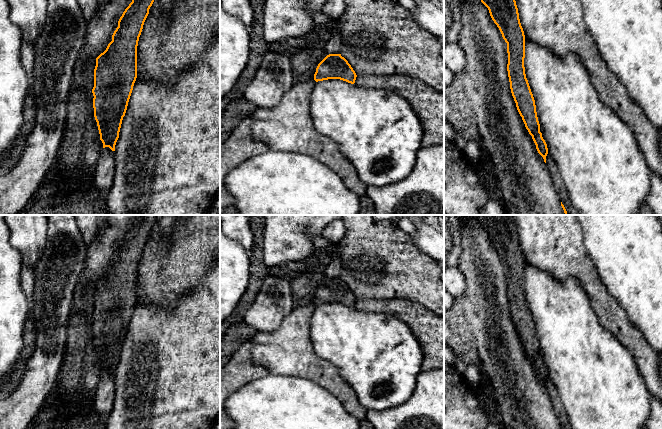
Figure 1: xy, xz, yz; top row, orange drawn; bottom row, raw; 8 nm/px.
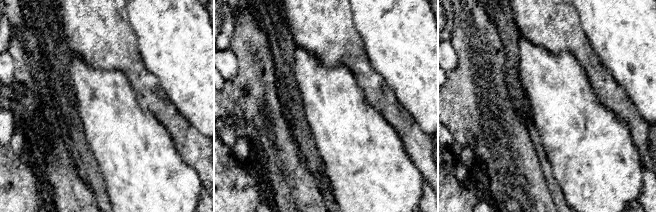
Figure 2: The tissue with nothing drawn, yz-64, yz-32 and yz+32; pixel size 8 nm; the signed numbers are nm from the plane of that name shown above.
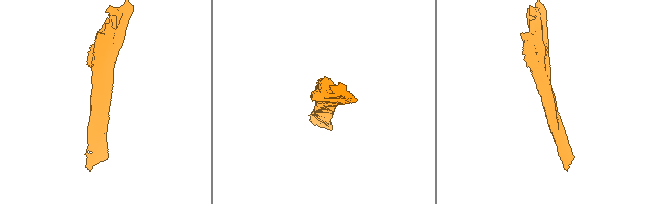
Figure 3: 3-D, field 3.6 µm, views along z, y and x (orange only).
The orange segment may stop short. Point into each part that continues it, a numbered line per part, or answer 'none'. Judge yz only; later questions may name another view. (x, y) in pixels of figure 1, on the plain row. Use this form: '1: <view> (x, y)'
none

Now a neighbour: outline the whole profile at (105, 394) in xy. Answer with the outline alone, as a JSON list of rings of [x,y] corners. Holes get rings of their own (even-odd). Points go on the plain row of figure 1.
[[[109,371],[103,372],[103,376],[97,387],[95,395],[94,409],[102,417],[102,422],[106,423],[113,409],[115,398],[115,375]]]

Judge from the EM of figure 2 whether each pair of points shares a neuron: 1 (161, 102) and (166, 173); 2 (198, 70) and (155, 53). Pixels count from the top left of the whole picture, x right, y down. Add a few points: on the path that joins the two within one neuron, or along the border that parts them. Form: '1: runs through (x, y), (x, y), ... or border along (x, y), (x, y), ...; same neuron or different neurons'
1: border along (146, 109), (168, 131), (176, 145); different neurons
2: runs through (187, 59), (181, 53), (166, 53); same neuron

